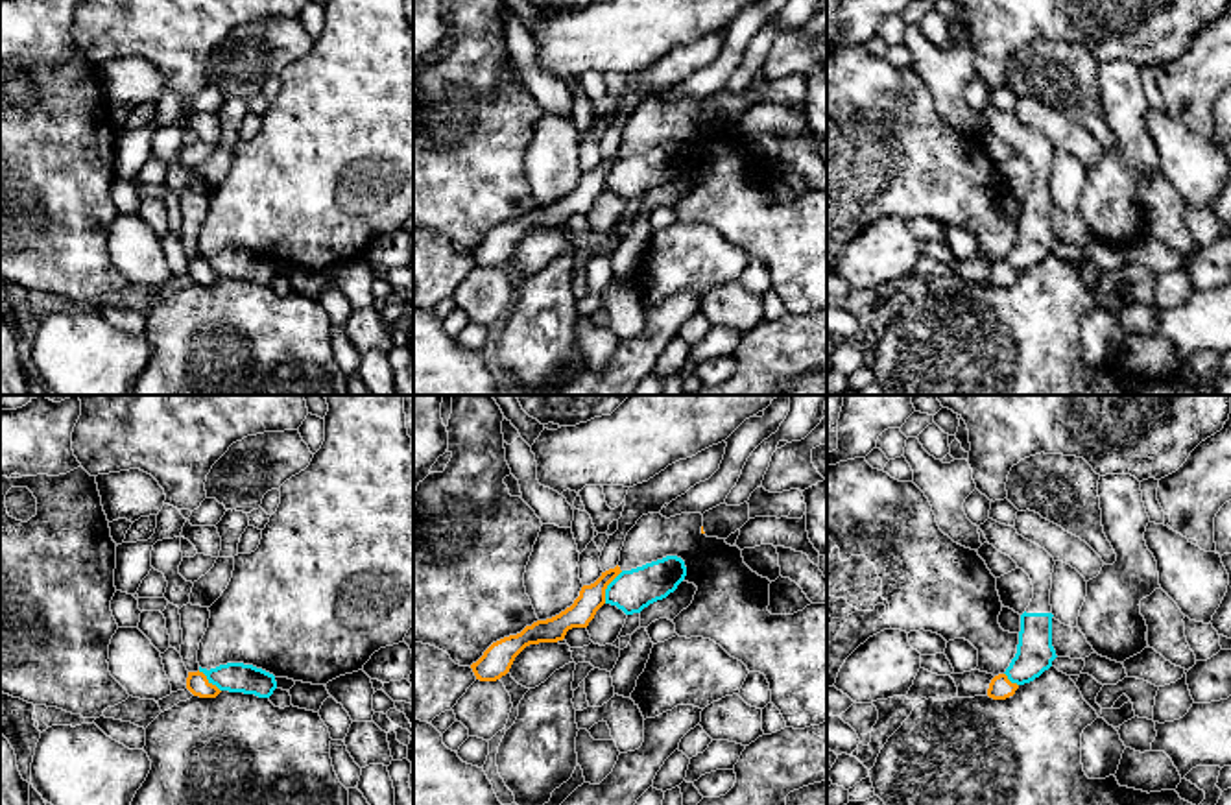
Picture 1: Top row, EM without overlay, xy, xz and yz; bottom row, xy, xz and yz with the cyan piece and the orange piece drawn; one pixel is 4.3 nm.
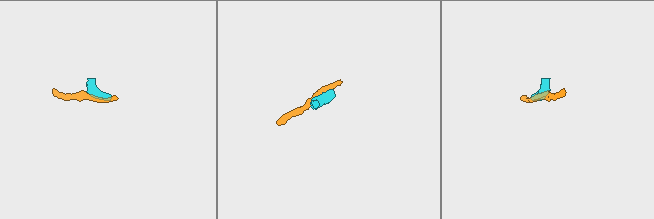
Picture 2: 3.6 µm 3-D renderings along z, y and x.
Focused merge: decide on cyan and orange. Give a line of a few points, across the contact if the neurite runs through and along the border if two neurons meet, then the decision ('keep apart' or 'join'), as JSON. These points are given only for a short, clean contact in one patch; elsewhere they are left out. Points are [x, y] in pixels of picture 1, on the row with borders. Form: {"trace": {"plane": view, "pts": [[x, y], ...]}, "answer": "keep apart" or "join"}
{"trace": {"plane": "xz", "pts": [[622, 571], [608, 586], [604, 602]]}, "answer": "keep apart"}

